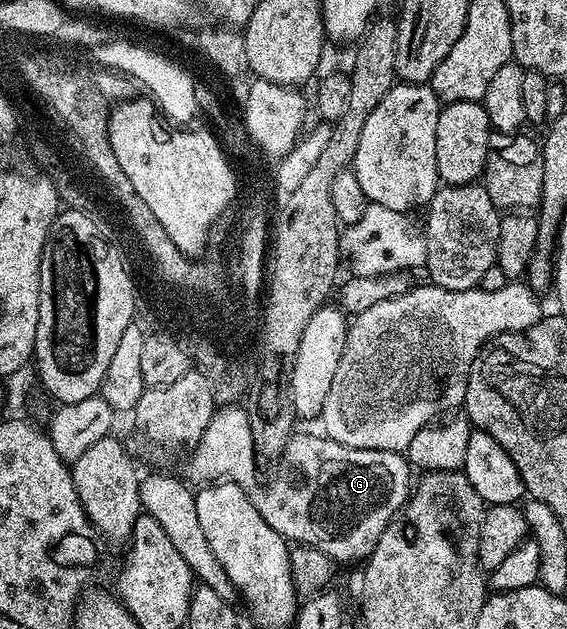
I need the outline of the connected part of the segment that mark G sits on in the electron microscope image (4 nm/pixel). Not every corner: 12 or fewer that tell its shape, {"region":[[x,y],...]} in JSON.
{"region":[[215,412],[190,477],[230,481],[287,542],[365,562],[401,514],[401,452],[291,436],[258,478],[251,414]]}

